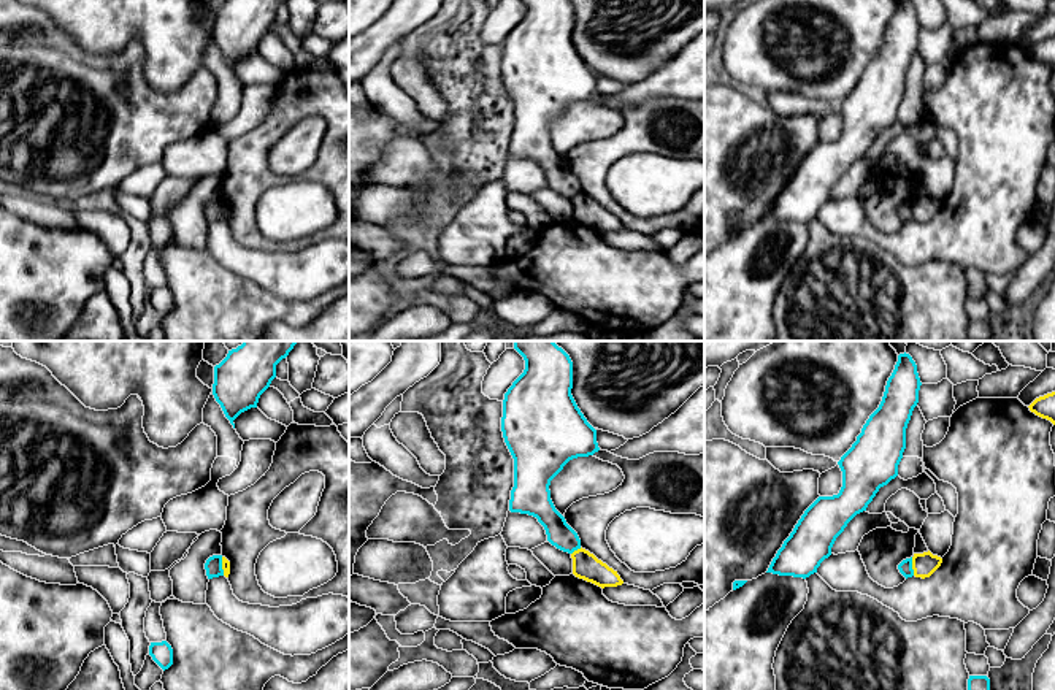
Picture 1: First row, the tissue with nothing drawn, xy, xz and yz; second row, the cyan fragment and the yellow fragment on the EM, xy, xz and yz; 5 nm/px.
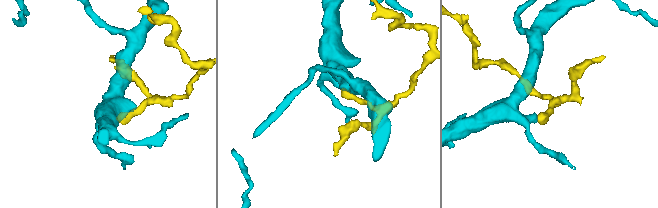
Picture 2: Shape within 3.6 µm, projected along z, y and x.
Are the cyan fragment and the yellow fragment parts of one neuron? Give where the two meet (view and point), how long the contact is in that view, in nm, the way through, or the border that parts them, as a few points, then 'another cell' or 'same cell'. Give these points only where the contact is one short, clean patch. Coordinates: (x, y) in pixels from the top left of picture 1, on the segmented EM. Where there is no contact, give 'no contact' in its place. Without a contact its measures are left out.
yz (911, 567) | 100 nm | along yz (911, 557), (914, 574) | another cell

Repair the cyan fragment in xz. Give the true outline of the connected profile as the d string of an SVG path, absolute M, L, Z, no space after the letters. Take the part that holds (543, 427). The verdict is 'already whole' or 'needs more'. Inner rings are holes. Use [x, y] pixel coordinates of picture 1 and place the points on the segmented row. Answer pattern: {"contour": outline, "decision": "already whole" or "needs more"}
{"contour": "M514 341L514 349L524 357L525 370L503 400L501 431L514 458L509 511L536 517L546 530L547 541L573 554L581 549L581 539L555 509L549 485L570 460L600 450L597 430L587 422L571 395L573 362L562 347L554 341Z", "decision": "already whole"}

